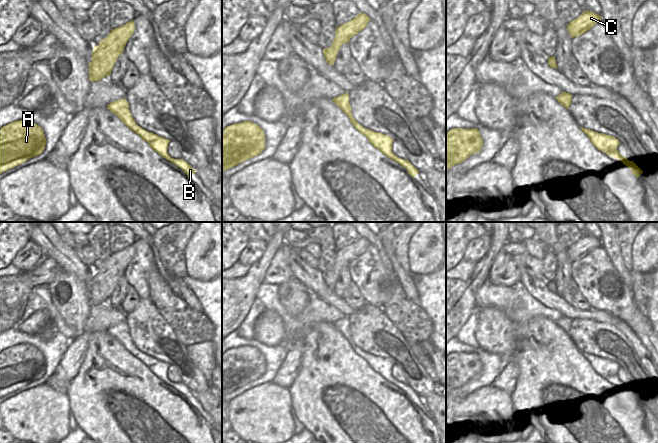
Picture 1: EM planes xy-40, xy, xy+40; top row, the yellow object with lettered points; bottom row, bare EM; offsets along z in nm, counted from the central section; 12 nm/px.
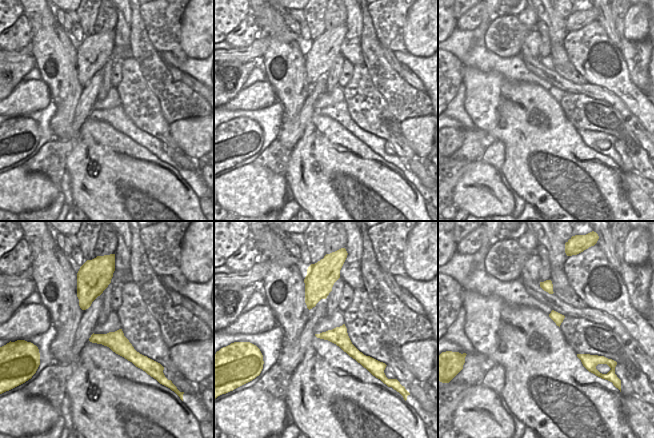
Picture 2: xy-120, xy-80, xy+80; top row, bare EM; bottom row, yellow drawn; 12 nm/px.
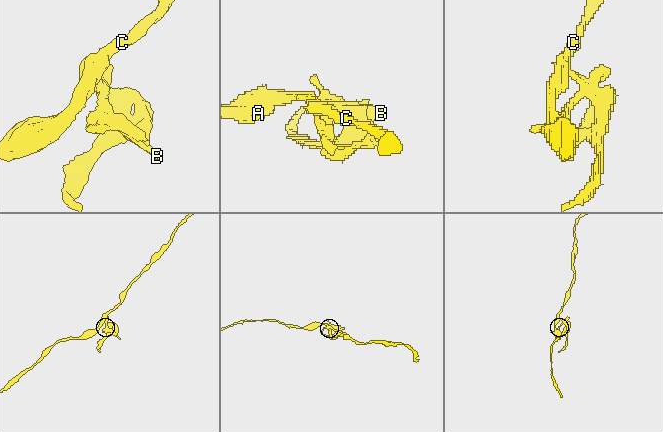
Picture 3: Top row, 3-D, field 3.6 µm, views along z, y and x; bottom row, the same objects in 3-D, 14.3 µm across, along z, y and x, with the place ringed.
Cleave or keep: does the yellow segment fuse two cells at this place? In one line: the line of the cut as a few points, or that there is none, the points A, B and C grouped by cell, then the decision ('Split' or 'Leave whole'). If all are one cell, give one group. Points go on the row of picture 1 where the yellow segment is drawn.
Split along xy (326, 59), (329, 62). Groups: A C / B. Split

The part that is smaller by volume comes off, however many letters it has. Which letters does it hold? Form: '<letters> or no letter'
B

